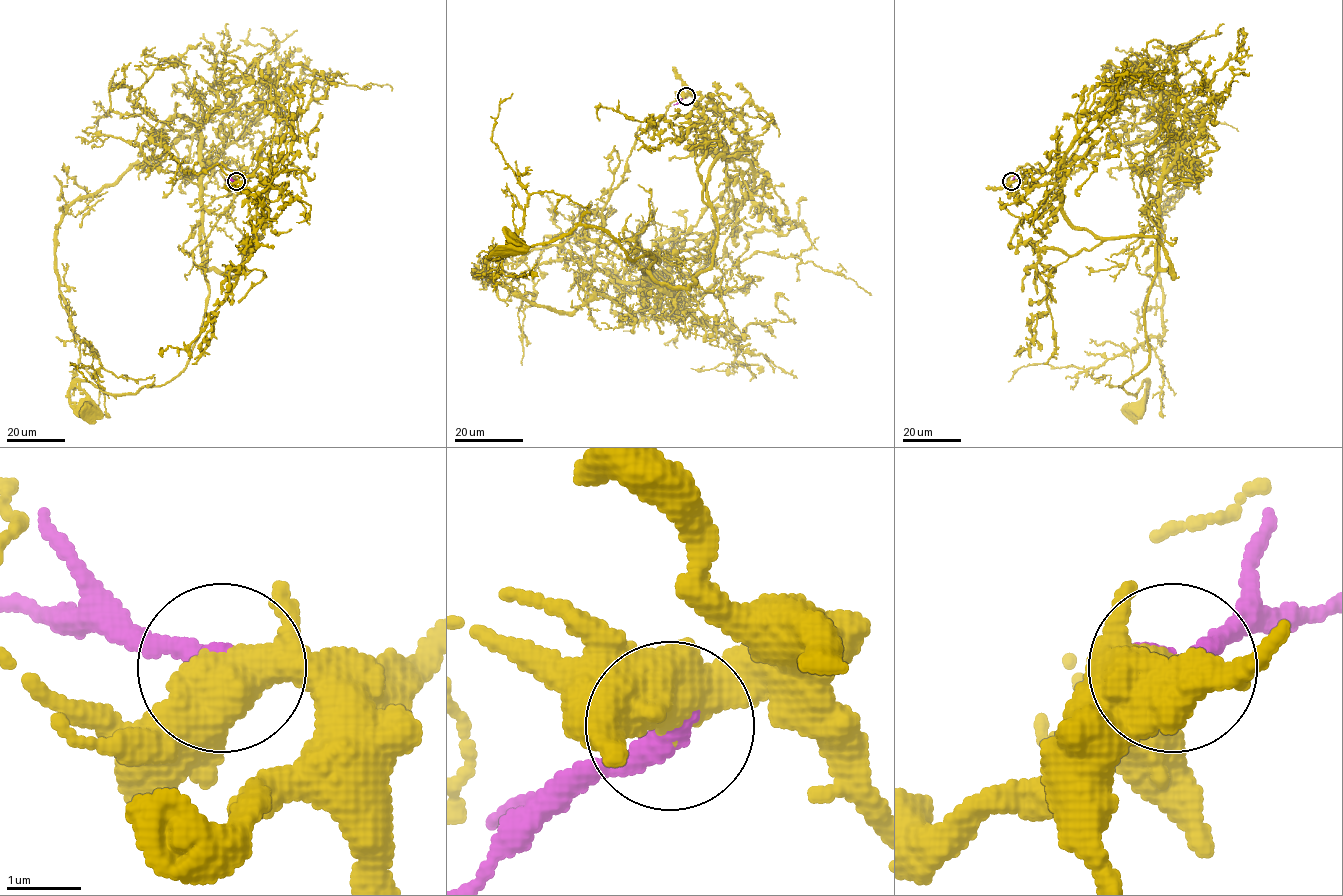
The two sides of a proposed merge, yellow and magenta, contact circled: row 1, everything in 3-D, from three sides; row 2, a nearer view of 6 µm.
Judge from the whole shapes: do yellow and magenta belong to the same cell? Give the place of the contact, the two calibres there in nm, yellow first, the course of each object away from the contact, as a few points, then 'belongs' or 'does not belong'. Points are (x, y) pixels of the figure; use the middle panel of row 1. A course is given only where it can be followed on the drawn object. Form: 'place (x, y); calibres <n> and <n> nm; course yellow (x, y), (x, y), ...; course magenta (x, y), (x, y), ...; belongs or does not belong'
place (686, 96); calibres 500 and 400 nm; course yellow (686, 96), (746, 138), (708, 174), (717, 242), (693, 284), (662, 284), (594, 227), (489, 258), (516, 247); course magenta (686, 96), (674, 105); belongs

